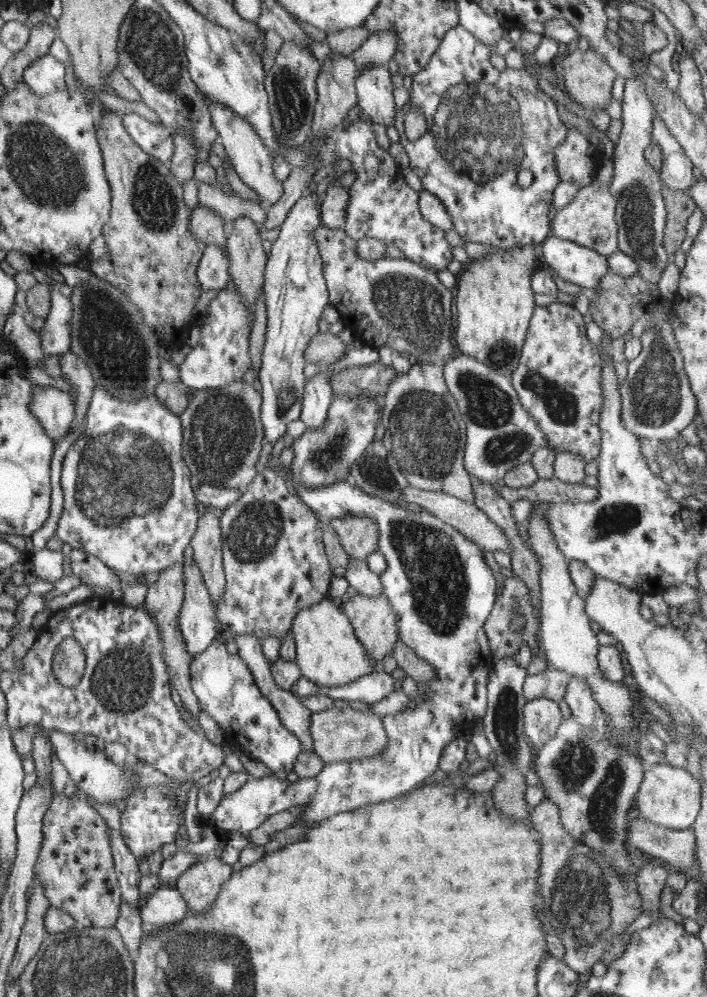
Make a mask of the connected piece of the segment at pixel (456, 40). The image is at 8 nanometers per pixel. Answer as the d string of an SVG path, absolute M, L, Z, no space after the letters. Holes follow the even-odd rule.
M458 24L458 25L456 25L456 26L455 26L455 27L454 27L454 28L453 28L453 29L450 29L450 30L448 30L448 32L446 32L446 34L445 34L445 35L444 35L444 36L443 36L443 37L442 37L442 40L441 40L441 43L440 43L440 44L439 44L439 45L438 45L438 48L437 48L437 49L436 49L436 52L435 52L435 53L434 53L434 54L433 54L433 56L432 56L432 57L430 57L430 60L429 60L429 61L428 61L428 64L427 64L427 65L426 65L426 68L423 68L423 69L422 69L422 70L419 70L419 71L418 71L418 74L415 74L415 75L413 75L413 81L412 81L412 85L411 85L411 86L412 86L412 91L411 91L411 92L409 92L409 100L408 100L408 101L407 101L407 102L406 102L406 103L405 103L405 104L404 104L404 105L403 105L403 106L402 106L402 108L400 108L400 109L399 109L399 110L397 110L397 111L396 111L396 112L395 112L395 121L394 121L394 122L393 122L393 124L394 124L394 125L395 125L395 127L396 127L396 128L397 128L397 130L398 130L398 134L399 134L399 135L400 135L400 141L399 141L399 143L400 143L400 144L401 144L401 145L402 145L402 147L404 147L404 150L405 150L405 151L406 151L406 154L407 154L407 155L408 155L408 158L409 158L409 167L410 167L410 168L412 168L412 170L413 170L413 171L414 171L414 172L415 172L415 173L416 173L416 174L417 174L417 175L418 175L418 176L419 176L419 178L420 178L420 180L421 180L421 182L422 182L422 186L423 186L423 190L426 190L426 191L428 191L428 192L429 192L429 193L430 193L430 194L432 194L432 195L434 195L434 196L436 196L436 198L439 198L439 199L440 199L440 200L441 200L441 201L442 201L442 204L443 204L443 206L444 206L444 208L445 208L445 209L444 209L444 211L448 211L448 212L449 212L449 213L450 213L450 216L451 216L451 217L452 217L452 222L453 222L453 229L454 229L454 230L456 230L456 232L457 232L457 233L458 233L458 234L459 234L459 235L460 235L460 236L461 236L461 237L462 237L462 238L463 238L463 239L464 239L464 240L465 240L465 241L466 241L466 242L481 242L481 243L482 243L482 244L490 244L490 245L492 245L492 246L496 246L496 247L498 247L498 248L504 248L504 249L509 249L509 248L510 248L510 247L514 247L514 246L516 246L516 245L519 245L519 246L525 246L525 245L531 245L531 246L534 246L534 245L535 245L535 244L538 244L538 243L542 243L542 242L543 242L543 240L546 240L546 238L548 238L548 237L549 237L549 236L551 236L551 219L552 219L552 217L551 217L551 214L552 214L552 208L553 208L553 192L554 192L554 189L555 189L555 188L556 188L556 187L557 187L557 186L558 186L558 185L559 185L559 182L560 182L560 181L561 181L561 180L560 180L560 177L559 177L559 174L558 174L558 173L557 173L557 168L556 168L556 163L555 163L555 156L554 156L554 154L552 154L552 153L554 153L554 149L556 149L556 147L558 147L558 146L560 146L560 145L562 145L562 143L564 143L564 139L565 139L565 138L566 138L566 135L567 135L567 128L566 128L566 126L565 126L565 125L564 125L564 122L563 122L563 121L562 121L562 120L561 120L561 119L560 119L560 117L558 117L558 111L557 111L557 109L556 109L556 104L555 104L555 103L554 103L554 101L553 101L553 98L552 98L552 97L550 97L550 96L549 96L549 95L547 95L547 94L546 94L546 93L544 93L544 91L542 91L542 89L540 89L540 87L539 87L539 85L538 85L538 83L537 83L537 81L536 81L536 77L535 77L535 76L536 76L536 75L537 75L537 71L536 71L536 72L528 72L528 71L527 71L527 70L526 70L526 69L525 69L525 70L522 70L522 71L521 71L521 72L516 72L516 70L515 70L515 69L510 69L510 68L506 68L506 70L505 70L505 71L504 71L504 72L500 72L500 71L499 71L499 70L498 70L498 69L495 69L495 68L494 68L494 66L493 66L493 65L492 65L492 64L491 64L491 63L490 63L490 55L491 55L491 53L492 53L492 52L493 52L493 51L494 51L494 46L490 46L490 45L487 45L487 44L484 44L484 43L483 43L483 42L482 42L482 41L479 41L479 40L478 40L478 37L474 37L474 36L473 36L473 34L472 34L472 33L471 33L471 32L468 32L468 30L466 30L466 29L465 29L465 28L464 28L464 27L461 27L461 26L460 26L460 25L459 25L459 24ZM500 90L502 90L502 91L505 91L505 92L506 92L506 94L510 94L510 98L514 98L514 100L516 100L516 102L518 102L518 106L514 106L514 110L512 110L512 106L510 106L510 104L508 104L508 102L502 102L502 101L501 101L501 100L500 100L500 97L498 97L498 95L497 95L497 92L498 92L498 91L499 91L499 93L500 93ZM412 106L418 106L418 108L422 108L422 112L424 112L424 116L425 116L425 117L426 117L426 121L427 121L427 124L428 124L428 125L429 125L429 128L428 128L428 129L427 129L427 131L426 131L426 132L425 132L425 133L424 133L424 135L422 135L422 136L421 136L421 137L420 137L420 138L419 138L419 139L418 139L418 140L416 140L416 142L410 142L410 140L409 140L409 139L408 139L408 137L406 137L406 133L404 133L404 114L406 114L406 112L408 112L408 111L409 111L409 110L410 110L410 109L411 109L411 108L412 108Z

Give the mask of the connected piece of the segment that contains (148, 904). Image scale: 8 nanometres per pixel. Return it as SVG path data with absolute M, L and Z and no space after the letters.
M161 883L161 887L144 898L140 906L144 936L155 935L182 920L188 910L176 886Z

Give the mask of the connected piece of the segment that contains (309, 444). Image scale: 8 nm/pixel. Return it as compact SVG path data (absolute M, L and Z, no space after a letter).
M333 396L328 418L324 420L322 428L307 428L305 433L292 443L294 456L289 469L294 481L312 489L347 479L357 458L374 441L376 425L382 412L382 406L373 396L358 396L353 400L343 396Z

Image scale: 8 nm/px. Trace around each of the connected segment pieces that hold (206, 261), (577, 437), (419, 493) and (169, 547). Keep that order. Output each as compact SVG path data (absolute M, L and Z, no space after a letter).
M208 245L197 268L199 288L204 292L223 289L227 286L228 273L229 255L226 247Z
M555 301L547 306L535 306L531 316L520 362L511 373L512 388L520 399L522 408L538 422L549 446L554 450L578 453L585 464L597 460L601 441L600 418L604 400L602 393L603 359L600 347L591 344L586 336L586 323L573 305Z
M408 486L397 500L385 500L398 506L406 506L410 502L422 506L422 510L431 512L434 516L440 517L444 522L451 524L456 530L459 530L468 540L475 542L480 549L485 548L490 552L501 550L511 555L511 546L509 545L506 533L480 508L468 501L457 499L454 496L438 492L424 491L418 488Z
M95 384L94 396L90 399L90 410L86 416L86 428L74 443L62 461L62 491L64 494L64 507L55 535L63 543L69 544L73 549L85 550L88 554L99 558L106 566L120 572L140 575L141 573L156 572L170 568L174 565L183 565L184 551L197 529L199 510L197 498L191 486L191 474L189 466L186 466L185 458L182 458L182 442L185 441L185 431L182 430L180 416L172 414L170 410L159 401L155 394L142 396L137 401L120 402L116 398L110 398L108 390L104 386Z

